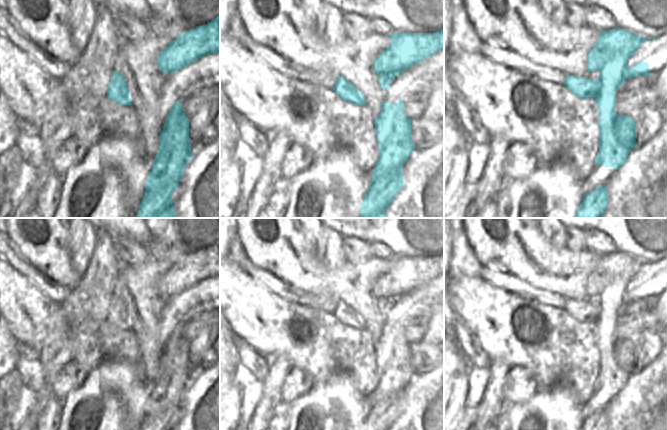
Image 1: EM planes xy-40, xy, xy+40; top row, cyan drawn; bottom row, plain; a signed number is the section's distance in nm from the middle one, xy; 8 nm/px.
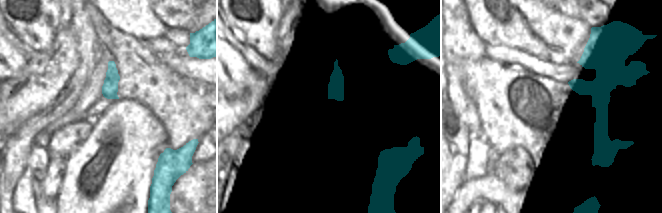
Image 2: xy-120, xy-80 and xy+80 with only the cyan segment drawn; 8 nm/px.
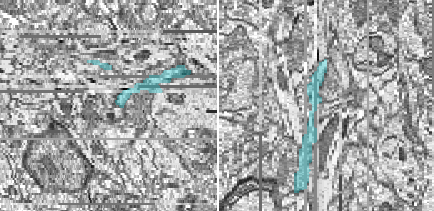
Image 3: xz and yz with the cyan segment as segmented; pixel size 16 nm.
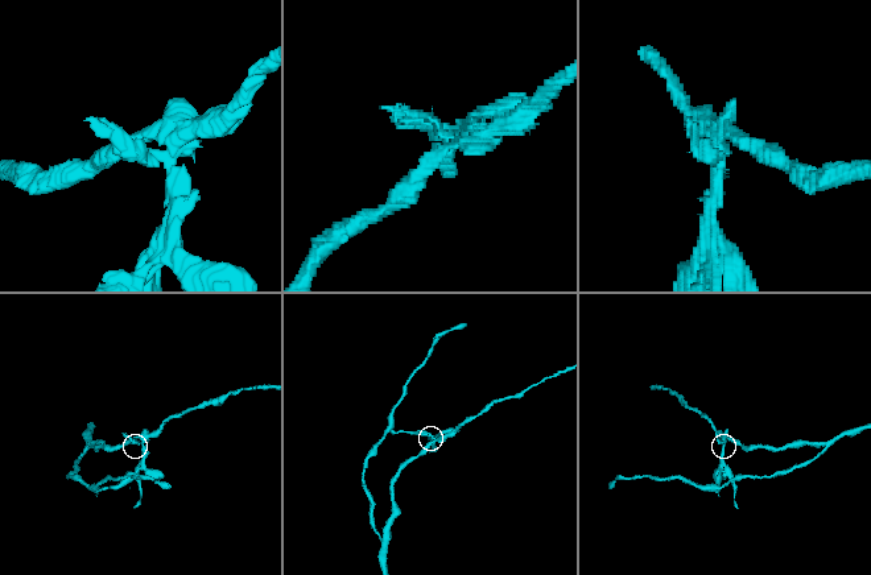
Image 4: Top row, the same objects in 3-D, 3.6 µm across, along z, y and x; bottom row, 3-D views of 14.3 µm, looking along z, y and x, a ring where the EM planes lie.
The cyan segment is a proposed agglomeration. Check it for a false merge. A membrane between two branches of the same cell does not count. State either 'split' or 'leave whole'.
split

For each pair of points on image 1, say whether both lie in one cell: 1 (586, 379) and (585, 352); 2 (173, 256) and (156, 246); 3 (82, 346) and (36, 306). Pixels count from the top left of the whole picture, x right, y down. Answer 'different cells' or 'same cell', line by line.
1: same cell
2: same cell
3: same cell

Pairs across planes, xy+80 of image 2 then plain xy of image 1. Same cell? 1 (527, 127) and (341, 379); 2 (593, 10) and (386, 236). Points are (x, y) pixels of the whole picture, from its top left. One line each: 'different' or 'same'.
1: different
2: different

